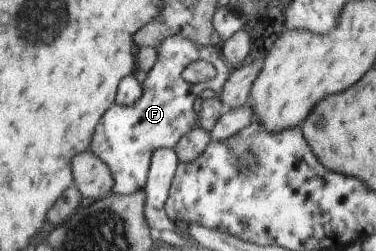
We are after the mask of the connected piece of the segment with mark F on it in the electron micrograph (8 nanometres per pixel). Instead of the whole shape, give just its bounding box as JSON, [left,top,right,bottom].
[90,35,231,195]

